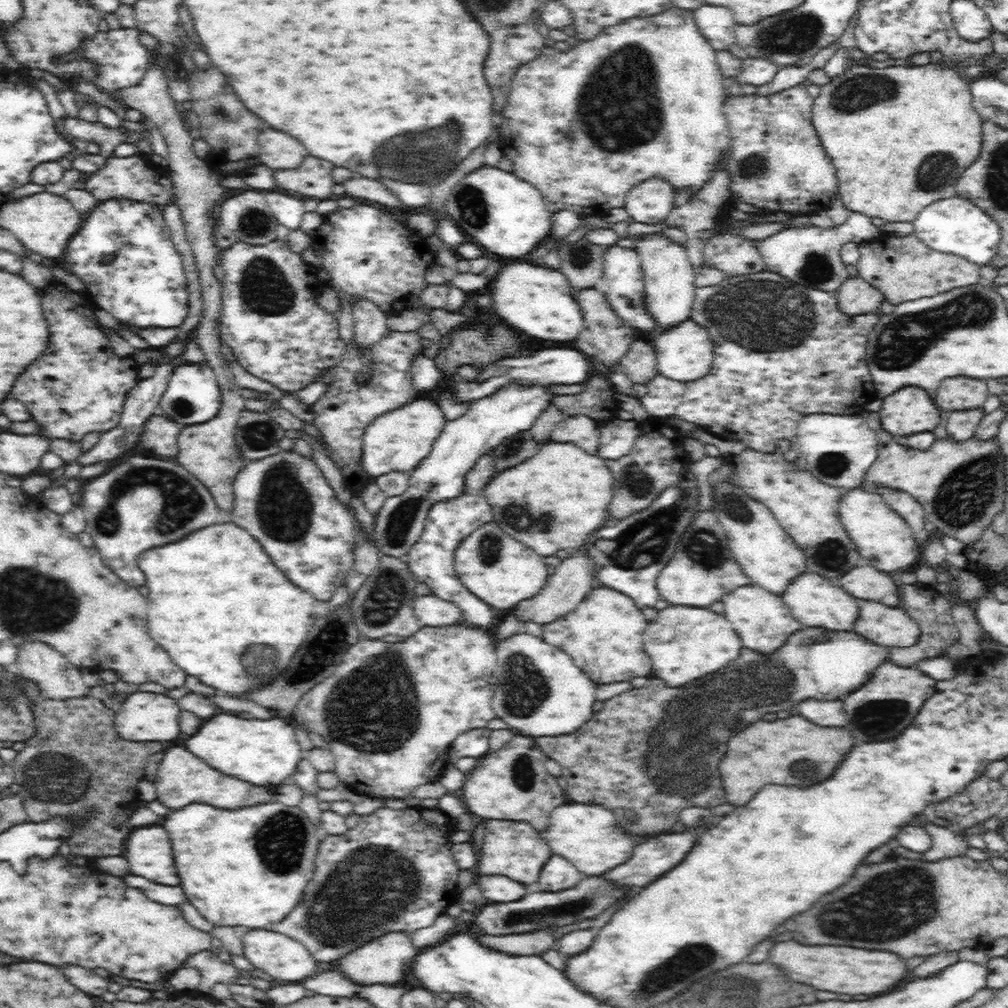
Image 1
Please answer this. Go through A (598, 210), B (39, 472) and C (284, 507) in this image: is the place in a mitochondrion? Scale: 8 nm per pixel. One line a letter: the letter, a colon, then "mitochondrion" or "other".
A: other
B: other
C: mitochondrion

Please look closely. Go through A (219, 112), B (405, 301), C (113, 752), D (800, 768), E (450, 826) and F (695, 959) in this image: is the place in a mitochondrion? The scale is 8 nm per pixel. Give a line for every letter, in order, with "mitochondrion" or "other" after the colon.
A: mitochondrion
B: other
C: other
D: mitochondrion
E: other
F: mitochondrion

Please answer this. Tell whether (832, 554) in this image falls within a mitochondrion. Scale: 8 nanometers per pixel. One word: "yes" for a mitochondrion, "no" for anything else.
yes

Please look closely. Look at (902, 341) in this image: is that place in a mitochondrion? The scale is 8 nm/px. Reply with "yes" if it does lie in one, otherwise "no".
yes

